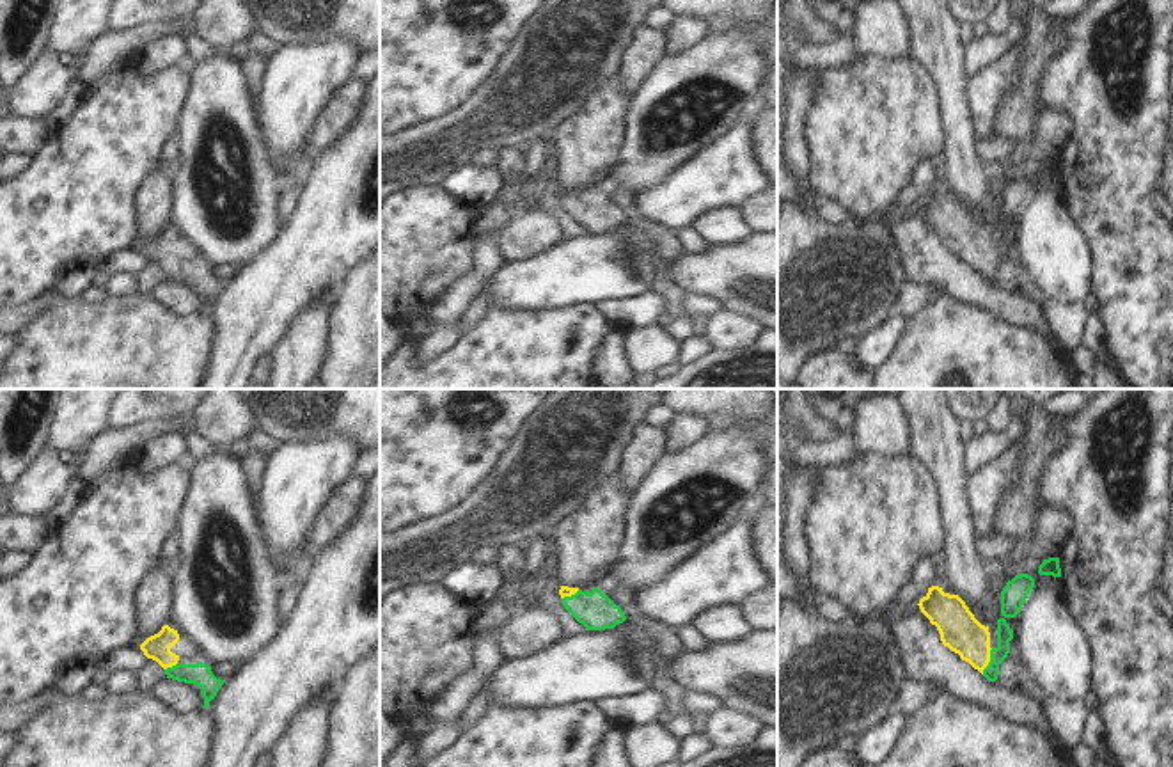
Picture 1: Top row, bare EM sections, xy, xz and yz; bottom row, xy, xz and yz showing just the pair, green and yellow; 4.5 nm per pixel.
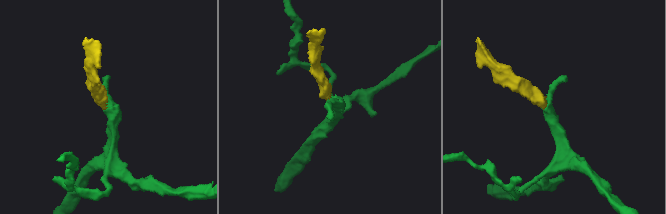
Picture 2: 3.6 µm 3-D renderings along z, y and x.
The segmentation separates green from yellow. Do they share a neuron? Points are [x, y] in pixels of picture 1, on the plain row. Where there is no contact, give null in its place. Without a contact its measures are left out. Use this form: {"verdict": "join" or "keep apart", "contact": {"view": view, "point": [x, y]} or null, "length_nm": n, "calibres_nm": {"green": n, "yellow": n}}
{"verdict": "join", "contact": {"view": "yz", "point": [991, 263]}, "length_nm": 130, "calibres_nm": {"green": 80, "yellow": 180}}

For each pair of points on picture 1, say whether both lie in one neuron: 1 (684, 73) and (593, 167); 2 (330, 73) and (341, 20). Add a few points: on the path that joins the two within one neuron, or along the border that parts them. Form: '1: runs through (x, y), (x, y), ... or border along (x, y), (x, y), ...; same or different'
1: border along (630, 100), (620, 155), (606, 180); different
2: border along (297, 41), (345, 36), (361, 50); different

